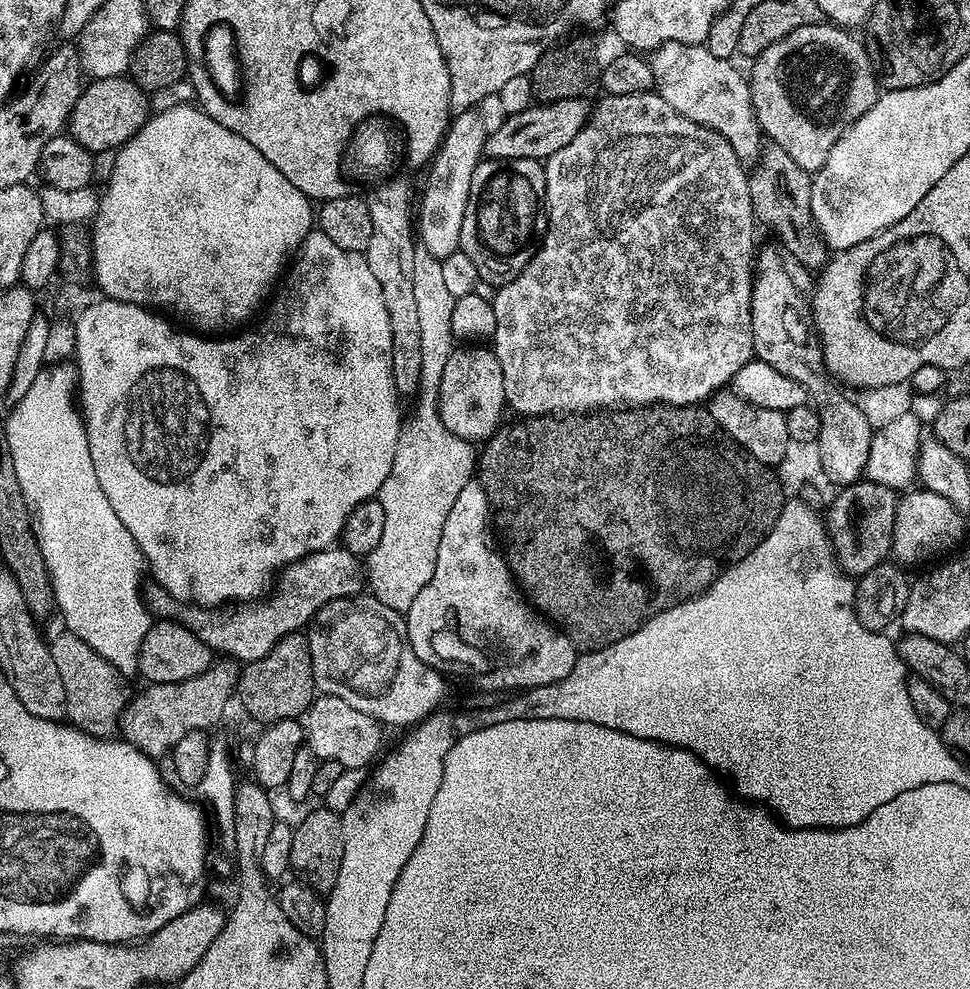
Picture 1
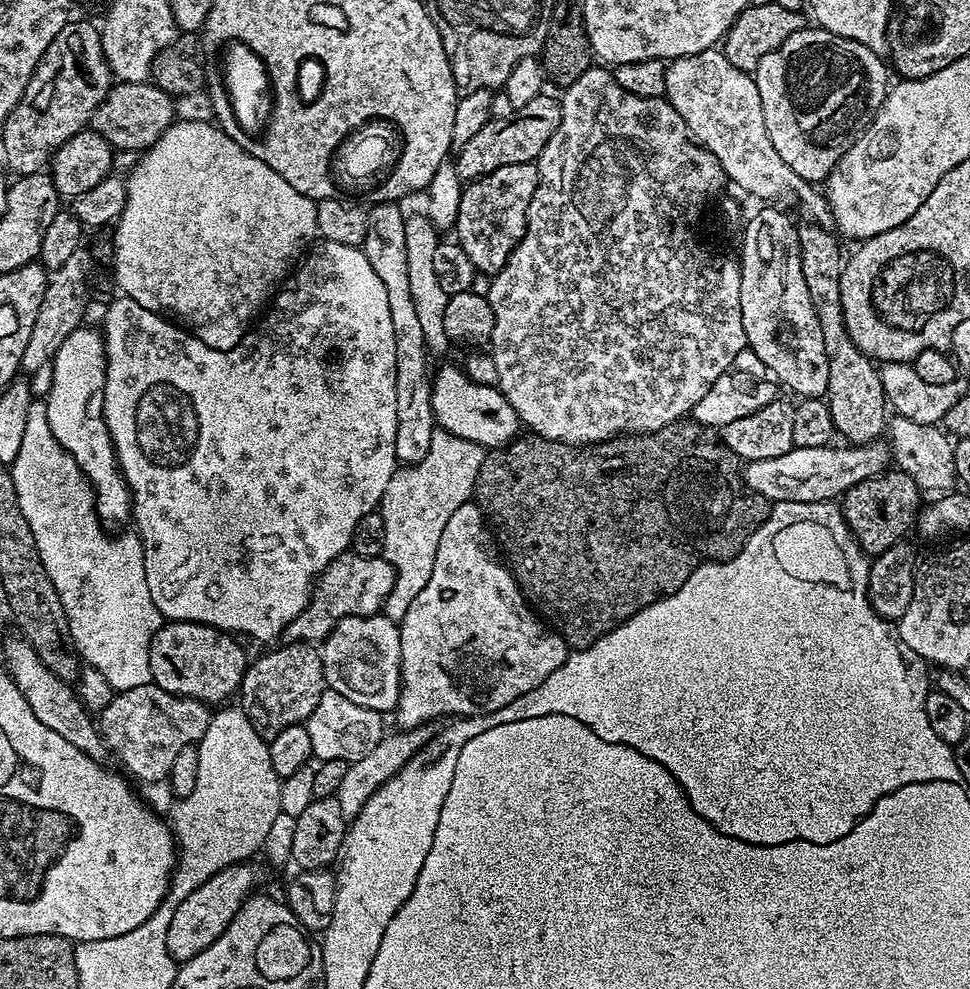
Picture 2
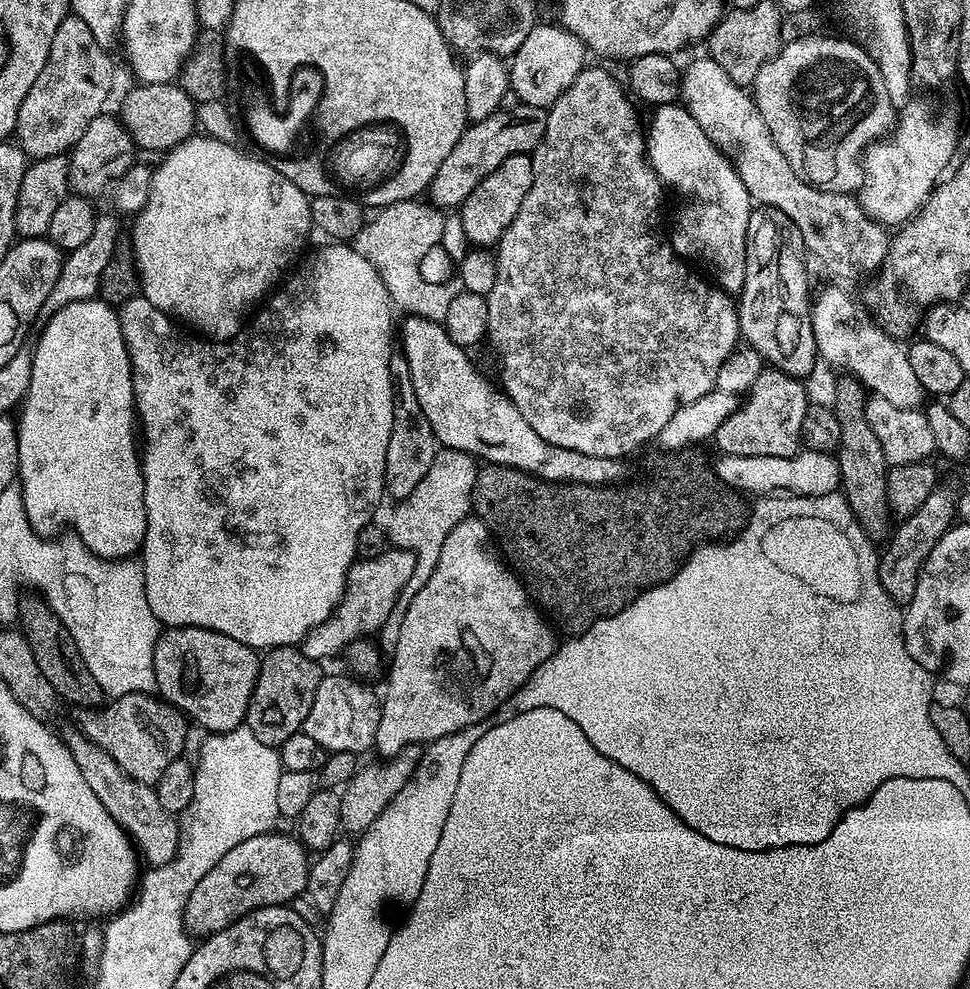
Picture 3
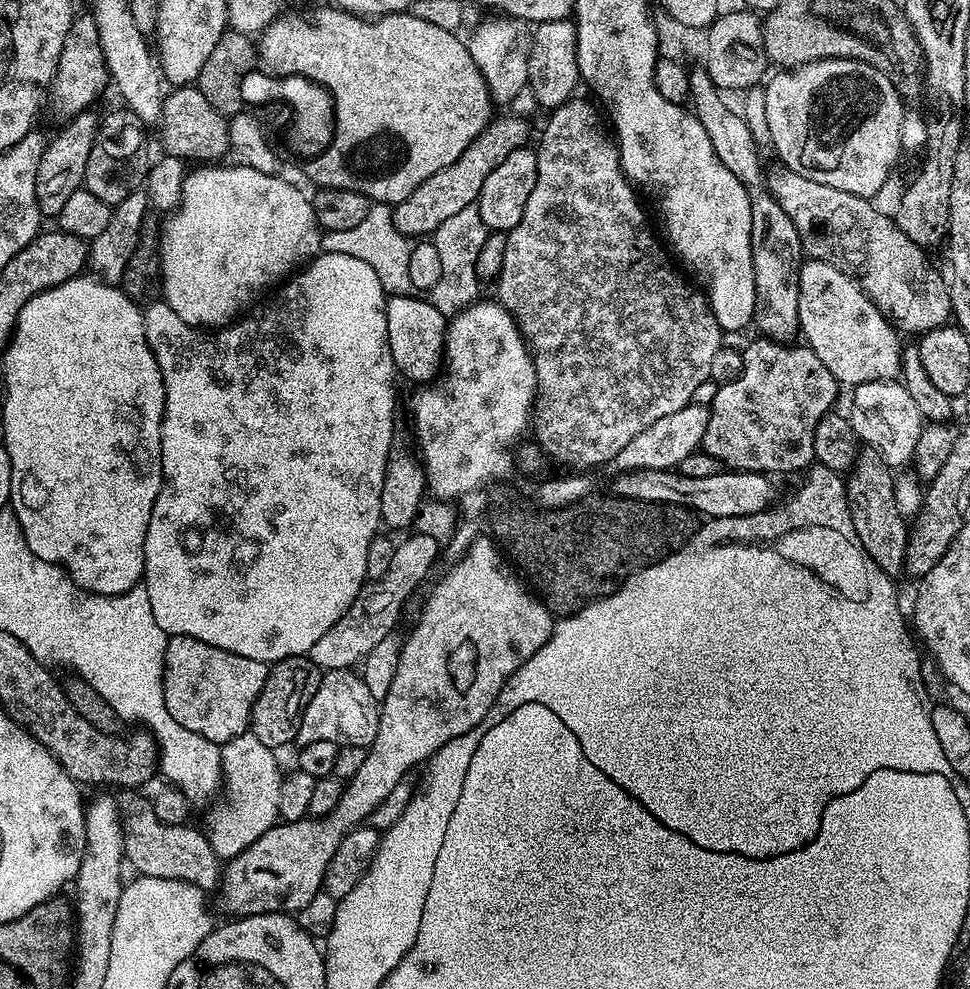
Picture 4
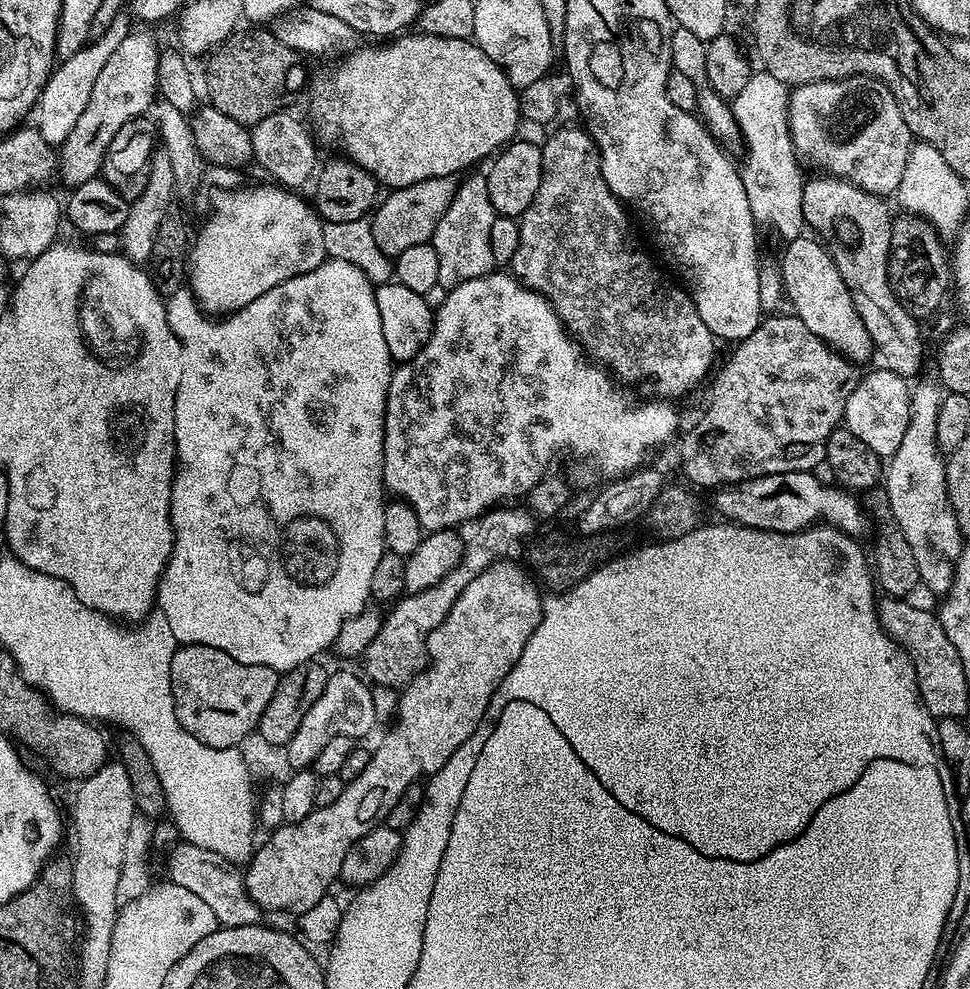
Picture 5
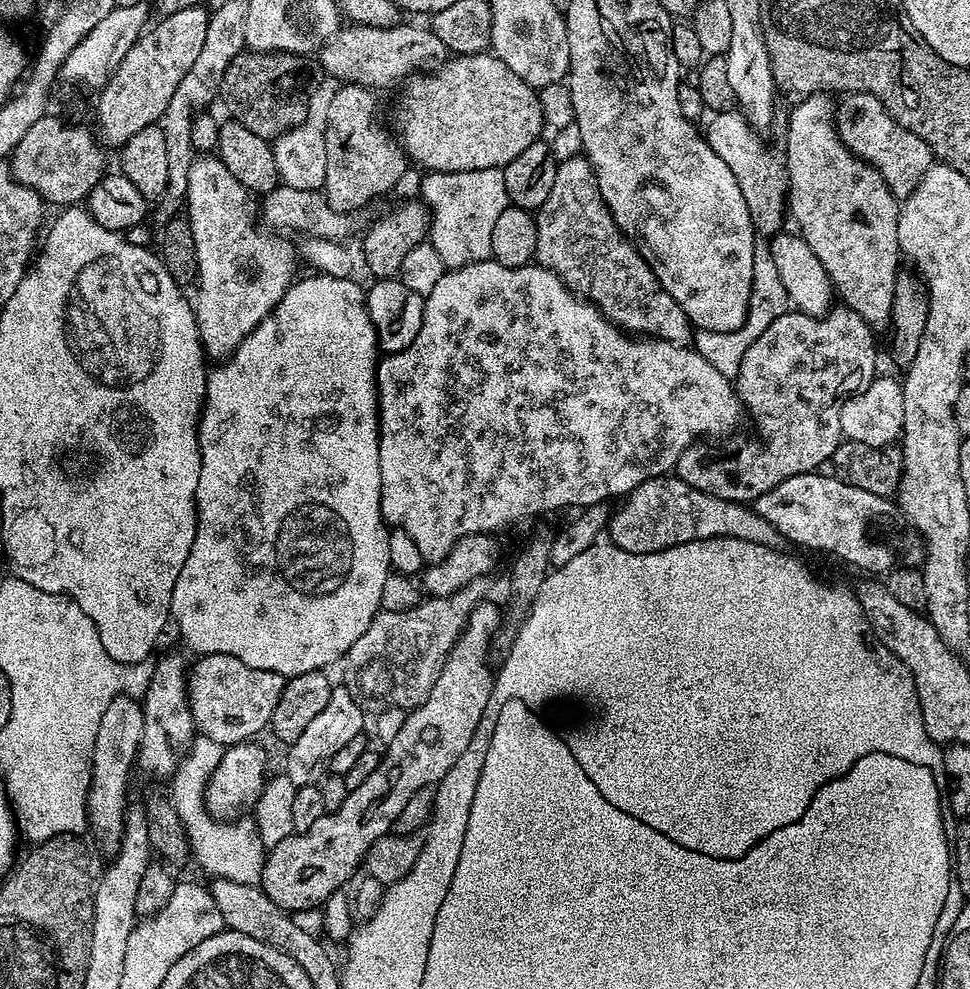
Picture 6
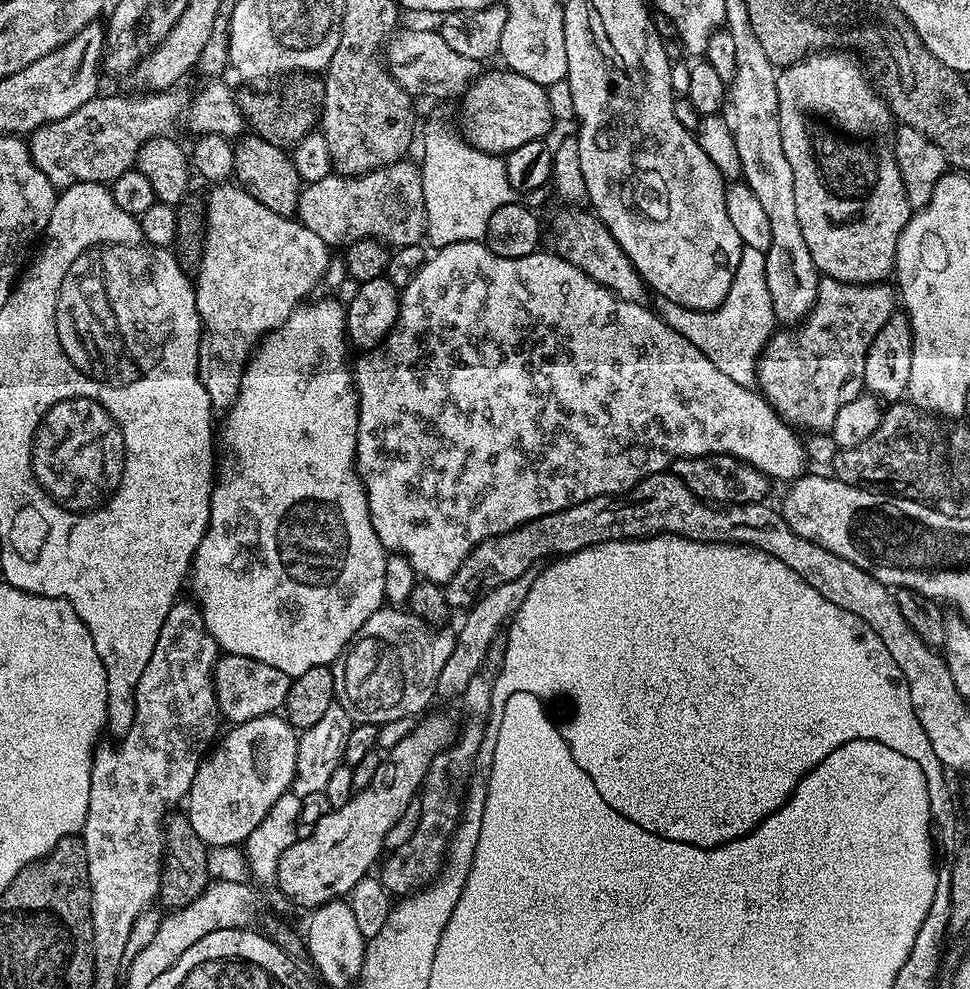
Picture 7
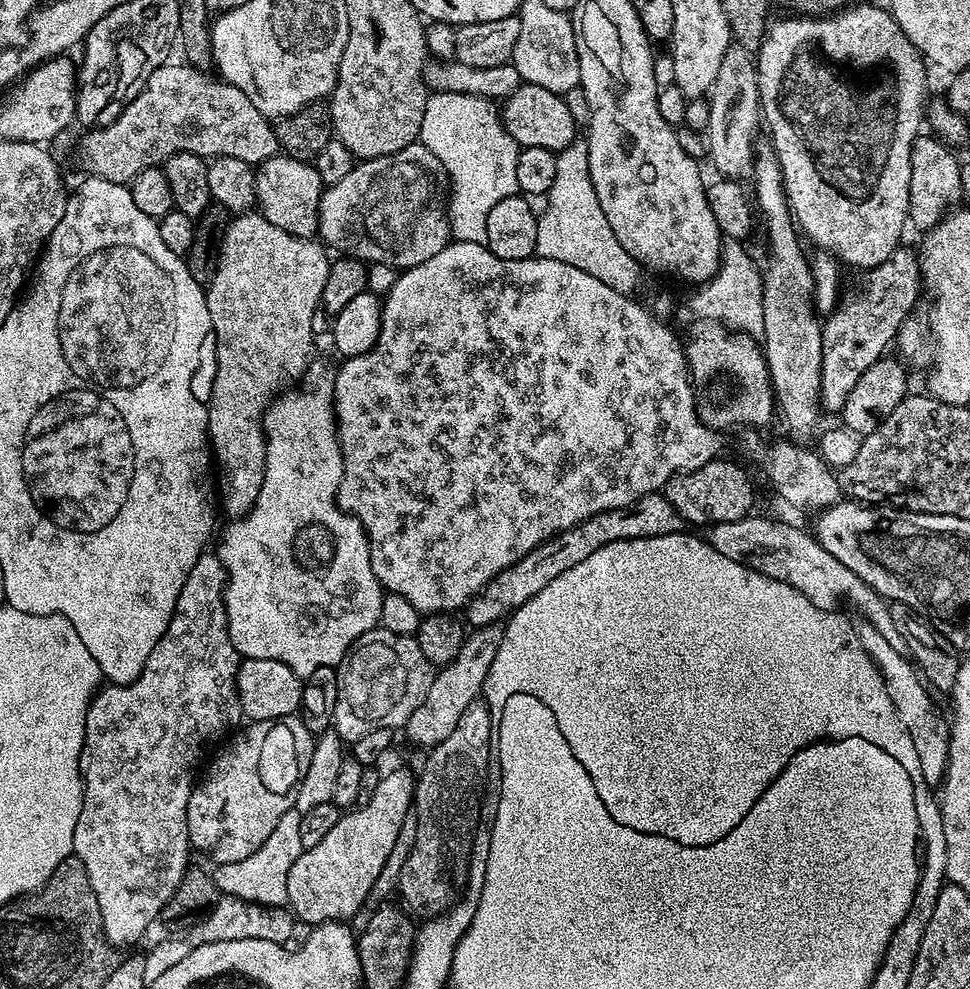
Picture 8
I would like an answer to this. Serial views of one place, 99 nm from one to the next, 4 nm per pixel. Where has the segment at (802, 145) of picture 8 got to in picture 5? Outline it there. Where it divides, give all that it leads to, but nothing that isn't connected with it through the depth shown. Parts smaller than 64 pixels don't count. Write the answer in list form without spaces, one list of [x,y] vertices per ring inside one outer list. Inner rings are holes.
[[[816,174],[813,180],[805,179],[801,200],[804,222],[809,229],[817,228],[820,232],[828,232],[839,224],[849,224],[856,231],[856,241],[849,248],[840,248],[834,252],[838,272],[850,292],[858,318],[862,320],[866,333],[872,339],[875,355],[880,355],[879,363],[904,380],[911,381],[912,376],[916,375],[919,377],[919,372],[924,368],[921,321],[911,316],[906,306],[902,306],[902,302],[894,298],[894,290],[890,290],[888,255],[894,216],[893,213],[888,213],[888,208],[884,205],[887,203],[848,180],[827,174]]]

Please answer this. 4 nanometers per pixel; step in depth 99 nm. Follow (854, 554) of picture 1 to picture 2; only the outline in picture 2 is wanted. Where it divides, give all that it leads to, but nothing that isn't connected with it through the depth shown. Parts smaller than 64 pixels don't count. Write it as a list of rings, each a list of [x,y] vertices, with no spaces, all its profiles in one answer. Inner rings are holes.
[[[899,470],[884,471],[880,476],[866,478],[846,489],[842,495],[842,511],[860,549],[875,558],[890,550],[890,546],[901,543],[922,506],[920,496],[922,490],[914,478]]]

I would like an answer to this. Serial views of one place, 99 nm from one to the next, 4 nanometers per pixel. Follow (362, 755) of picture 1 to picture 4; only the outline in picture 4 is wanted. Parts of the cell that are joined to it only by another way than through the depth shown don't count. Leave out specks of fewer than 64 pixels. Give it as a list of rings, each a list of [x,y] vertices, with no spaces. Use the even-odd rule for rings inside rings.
[[[347,668],[325,671],[320,677],[320,685],[306,706],[306,714],[300,723],[296,740],[300,744],[310,742],[334,742],[341,746],[367,750],[374,742],[380,725],[380,704],[366,688],[360,674]]]

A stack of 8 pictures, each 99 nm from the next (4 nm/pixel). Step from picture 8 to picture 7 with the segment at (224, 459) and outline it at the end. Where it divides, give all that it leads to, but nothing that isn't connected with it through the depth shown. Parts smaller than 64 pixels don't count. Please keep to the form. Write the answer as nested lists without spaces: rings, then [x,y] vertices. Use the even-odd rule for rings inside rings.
[[[221,183],[212,190],[206,196],[204,258],[195,277],[194,287],[196,305],[206,333],[206,343],[200,353],[204,389],[210,394],[213,409],[228,410],[240,393],[240,383],[244,378],[246,357],[250,349],[269,333],[283,327],[292,312],[313,295],[311,292],[315,290],[316,283],[328,272],[330,245],[322,242],[322,238],[318,238],[314,230],[301,224],[299,219],[266,210],[262,202],[255,200],[235,183]]]

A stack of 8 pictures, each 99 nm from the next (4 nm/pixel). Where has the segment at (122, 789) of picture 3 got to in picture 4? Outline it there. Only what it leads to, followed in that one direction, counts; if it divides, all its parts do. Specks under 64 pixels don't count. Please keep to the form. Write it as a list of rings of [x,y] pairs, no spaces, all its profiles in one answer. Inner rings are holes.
[[[132,798],[123,801],[121,824],[125,861],[132,864],[134,872],[154,878],[174,878],[190,881],[205,892],[219,887],[222,860],[210,846],[207,835],[190,824],[168,825],[156,816],[149,799]]]

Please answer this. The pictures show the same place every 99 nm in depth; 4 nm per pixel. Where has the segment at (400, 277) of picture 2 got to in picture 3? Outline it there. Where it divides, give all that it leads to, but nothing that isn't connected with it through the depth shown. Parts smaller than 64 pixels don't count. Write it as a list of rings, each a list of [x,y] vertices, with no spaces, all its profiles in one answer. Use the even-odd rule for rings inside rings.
[[[403,354],[393,355],[392,361],[390,362],[390,370],[392,371],[392,386],[396,389],[394,394],[394,426],[390,430],[390,446],[386,446],[386,470],[384,471],[384,491],[390,497],[393,496],[393,501],[399,502],[404,500],[410,494],[414,494],[414,490],[418,487],[418,482],[422,482],[422,478],[426,478],[426,474],[430,470],[430,466],[434,462],[438,451],[438,441],[434,430],[430,430],[430,422],[426,422],[426,414],[422,414],[422,406],[418,406],[418,394],[414,392],[414,382],[412,381],[410,374],[410,366],[406,362],[406,358]]]

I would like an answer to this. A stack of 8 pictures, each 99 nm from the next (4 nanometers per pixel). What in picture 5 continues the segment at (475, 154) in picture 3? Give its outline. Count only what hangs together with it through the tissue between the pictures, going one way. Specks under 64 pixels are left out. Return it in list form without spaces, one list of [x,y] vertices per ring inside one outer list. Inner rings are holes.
[[[435,176],[422,182],[414,182],[405,188],[394,188],[387,193],[388,197],[381,199],[371,213],[374,240],[378,248],[390,257],[397,257],[400,252],[410,246],[431,241],[436,233],[438,222],[442,222],[442,214],[450,206],[458,184],[451,176]]]

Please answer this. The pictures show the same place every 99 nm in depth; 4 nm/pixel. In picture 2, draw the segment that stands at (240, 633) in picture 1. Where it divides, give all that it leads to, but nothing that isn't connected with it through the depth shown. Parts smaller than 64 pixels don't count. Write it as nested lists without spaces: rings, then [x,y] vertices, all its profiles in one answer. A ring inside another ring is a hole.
[[[351,550],[343,552],[316,577],[312,599],[304,612],[298,614],[298,618],[294,618],[290,626],[286,626],[283,639],[288,642],[322,642],[342,618],[377,615],[394,586],[395,577],[394,566],[390,566],[383,555],[359,556]]]

